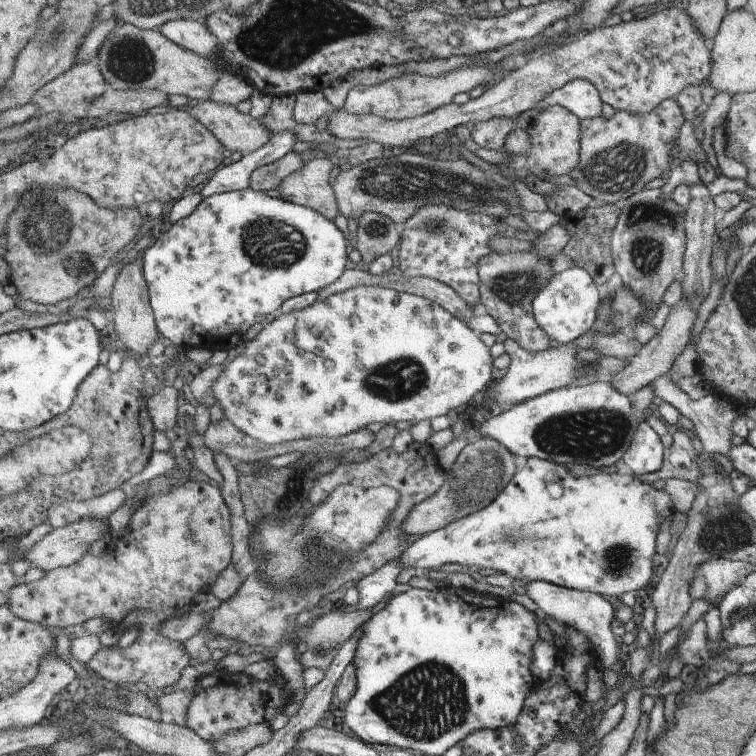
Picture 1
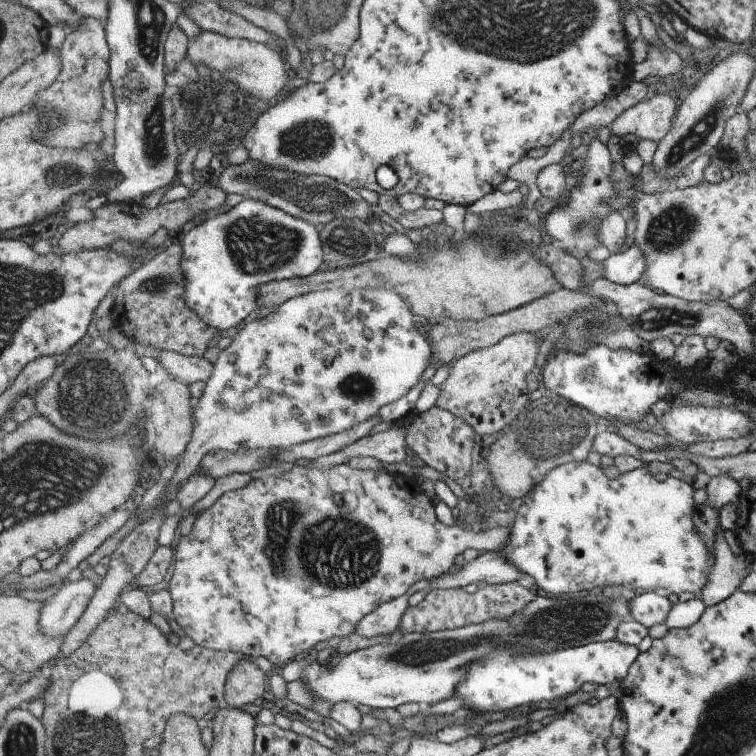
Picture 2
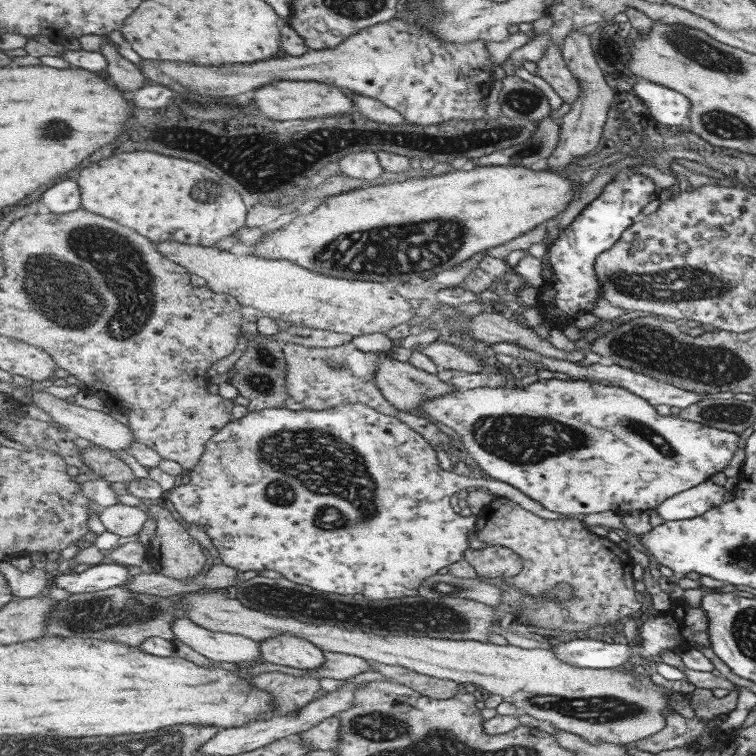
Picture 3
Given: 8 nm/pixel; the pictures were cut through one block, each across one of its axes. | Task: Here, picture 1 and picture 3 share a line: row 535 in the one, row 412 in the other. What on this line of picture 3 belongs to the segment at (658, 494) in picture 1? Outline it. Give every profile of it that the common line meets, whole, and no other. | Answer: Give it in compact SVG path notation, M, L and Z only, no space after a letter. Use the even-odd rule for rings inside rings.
M552 378L541 379L535 384L521 388L515 386L511 388L481 387L457 390L455 393L440 396L439 399L432 399L422 407L422 410L430 420L435 419L435 421L445 424L460 435L465 448L468 452L471 452L471 457L475 459L488 477L509 483L548 510L564 515L595 514L595 512L605 512L605 510L612 510L614 513L619 512L619 514L630 511L648 512L659 506L666 498L697 486L714 477L720 471L722 472L737 449L737 436L735 434L679 419L674 412L669 416L660 416L655 412L654 407L640 396L621 387L587 379L560 380L559 378Z

